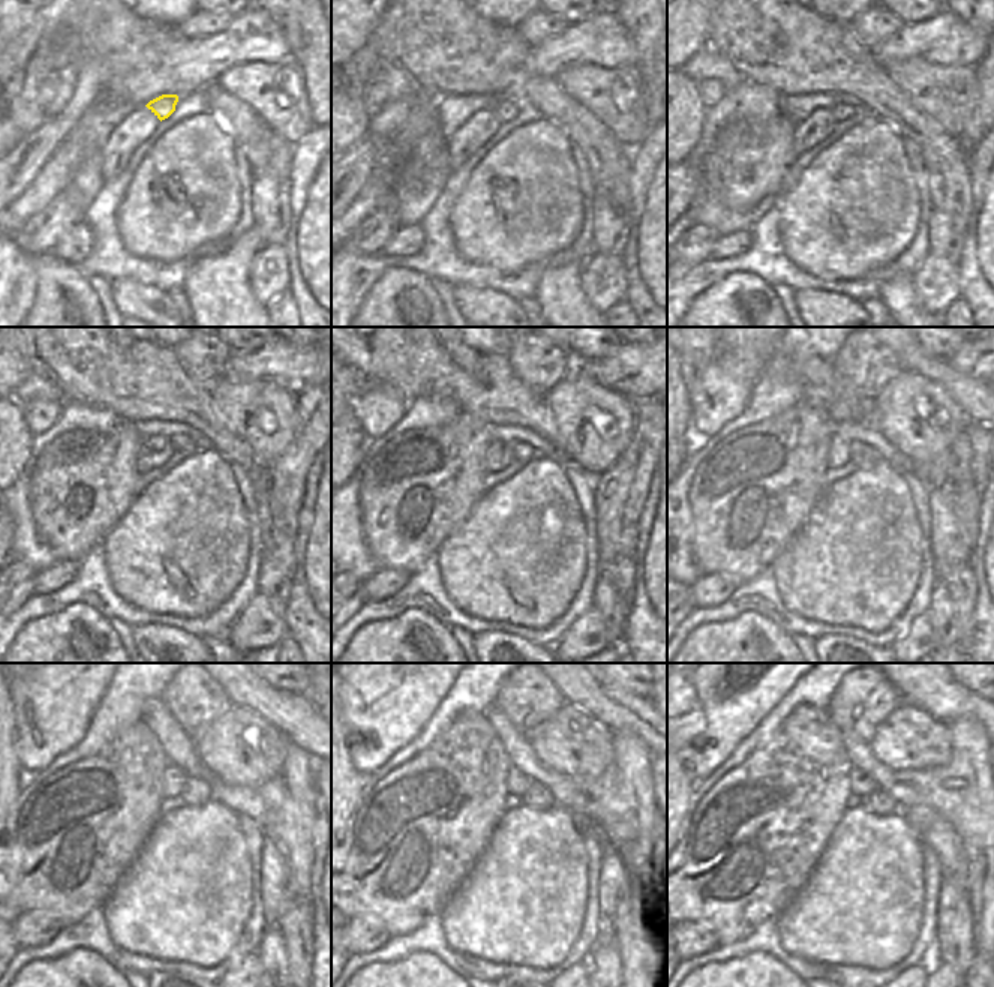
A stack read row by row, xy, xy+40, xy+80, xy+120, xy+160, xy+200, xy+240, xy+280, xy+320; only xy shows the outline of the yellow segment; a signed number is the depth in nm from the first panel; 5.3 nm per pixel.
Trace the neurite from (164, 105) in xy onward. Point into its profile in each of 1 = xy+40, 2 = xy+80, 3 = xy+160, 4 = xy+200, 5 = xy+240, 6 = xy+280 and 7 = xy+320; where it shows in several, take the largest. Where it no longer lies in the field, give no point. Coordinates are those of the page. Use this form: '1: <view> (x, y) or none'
1: xy+40 (505, 110)
2: xy+80 (840, 111)
3: xy+160 (523, 453)
4: xy+200 (861, 455)
5: xy+240 (197, 791)
6: xy+280 (537, 797)
7: xy+320 (877, 801)

